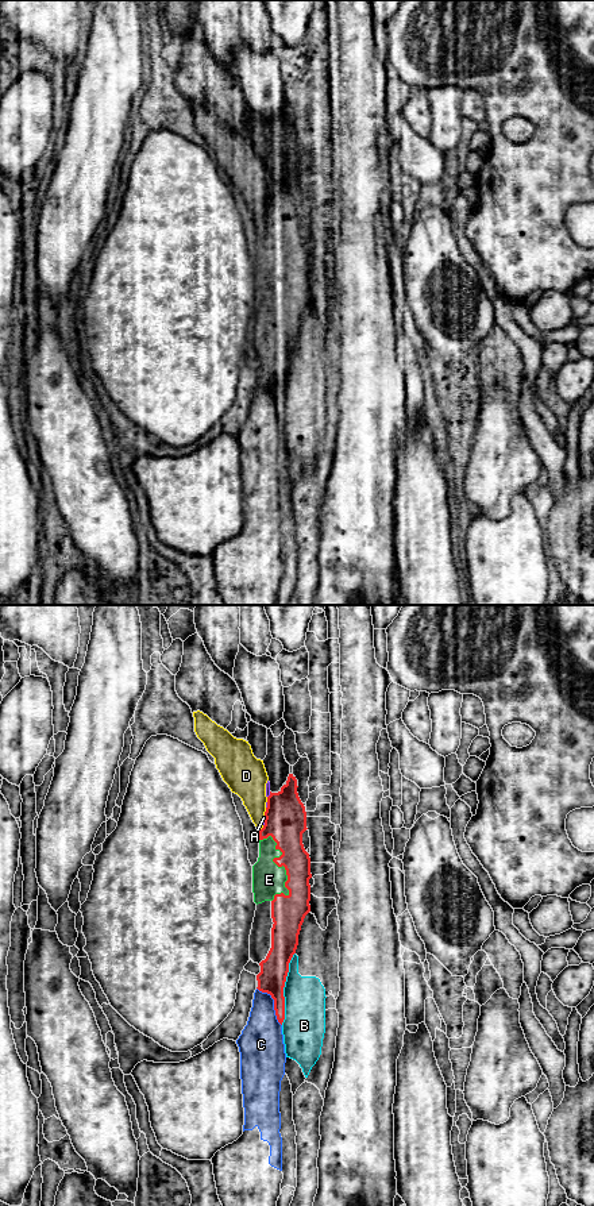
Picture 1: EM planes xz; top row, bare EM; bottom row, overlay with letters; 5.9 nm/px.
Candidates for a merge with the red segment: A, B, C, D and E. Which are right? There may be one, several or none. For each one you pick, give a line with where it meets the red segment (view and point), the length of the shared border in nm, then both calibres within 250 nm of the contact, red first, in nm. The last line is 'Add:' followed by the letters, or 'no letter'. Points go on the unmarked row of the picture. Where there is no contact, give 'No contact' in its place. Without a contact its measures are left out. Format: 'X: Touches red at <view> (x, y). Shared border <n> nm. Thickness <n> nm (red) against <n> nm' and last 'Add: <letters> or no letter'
E: Touches red at xz (285, 264). Shared border 400 nm. Thickness 200 nm (red) against 190 nm
Add: E

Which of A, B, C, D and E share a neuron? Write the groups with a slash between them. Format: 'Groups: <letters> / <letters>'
Groups: A D / B / C / E

